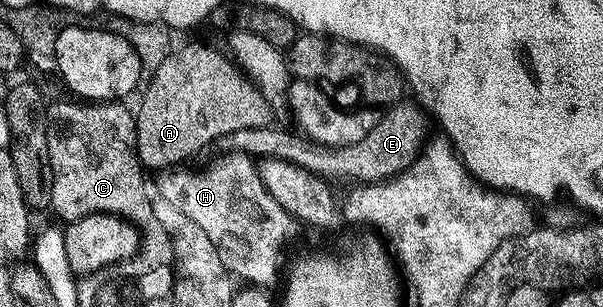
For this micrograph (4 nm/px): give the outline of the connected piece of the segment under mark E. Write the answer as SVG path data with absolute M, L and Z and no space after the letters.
M408 101L396 102L390 106L379 118L375 127L367 133L361 141L353 145L339 148L319 148L300 134L291 135L283 127L265 126L263 128L244 128L232 134L234 148L252 157L283 158L292 166L311 170L324 177L339 174L359 179L361 183L377 183L385 181L402 172L413 164L418 154L424 148L429 133L429 123L426 115L413 103Z

